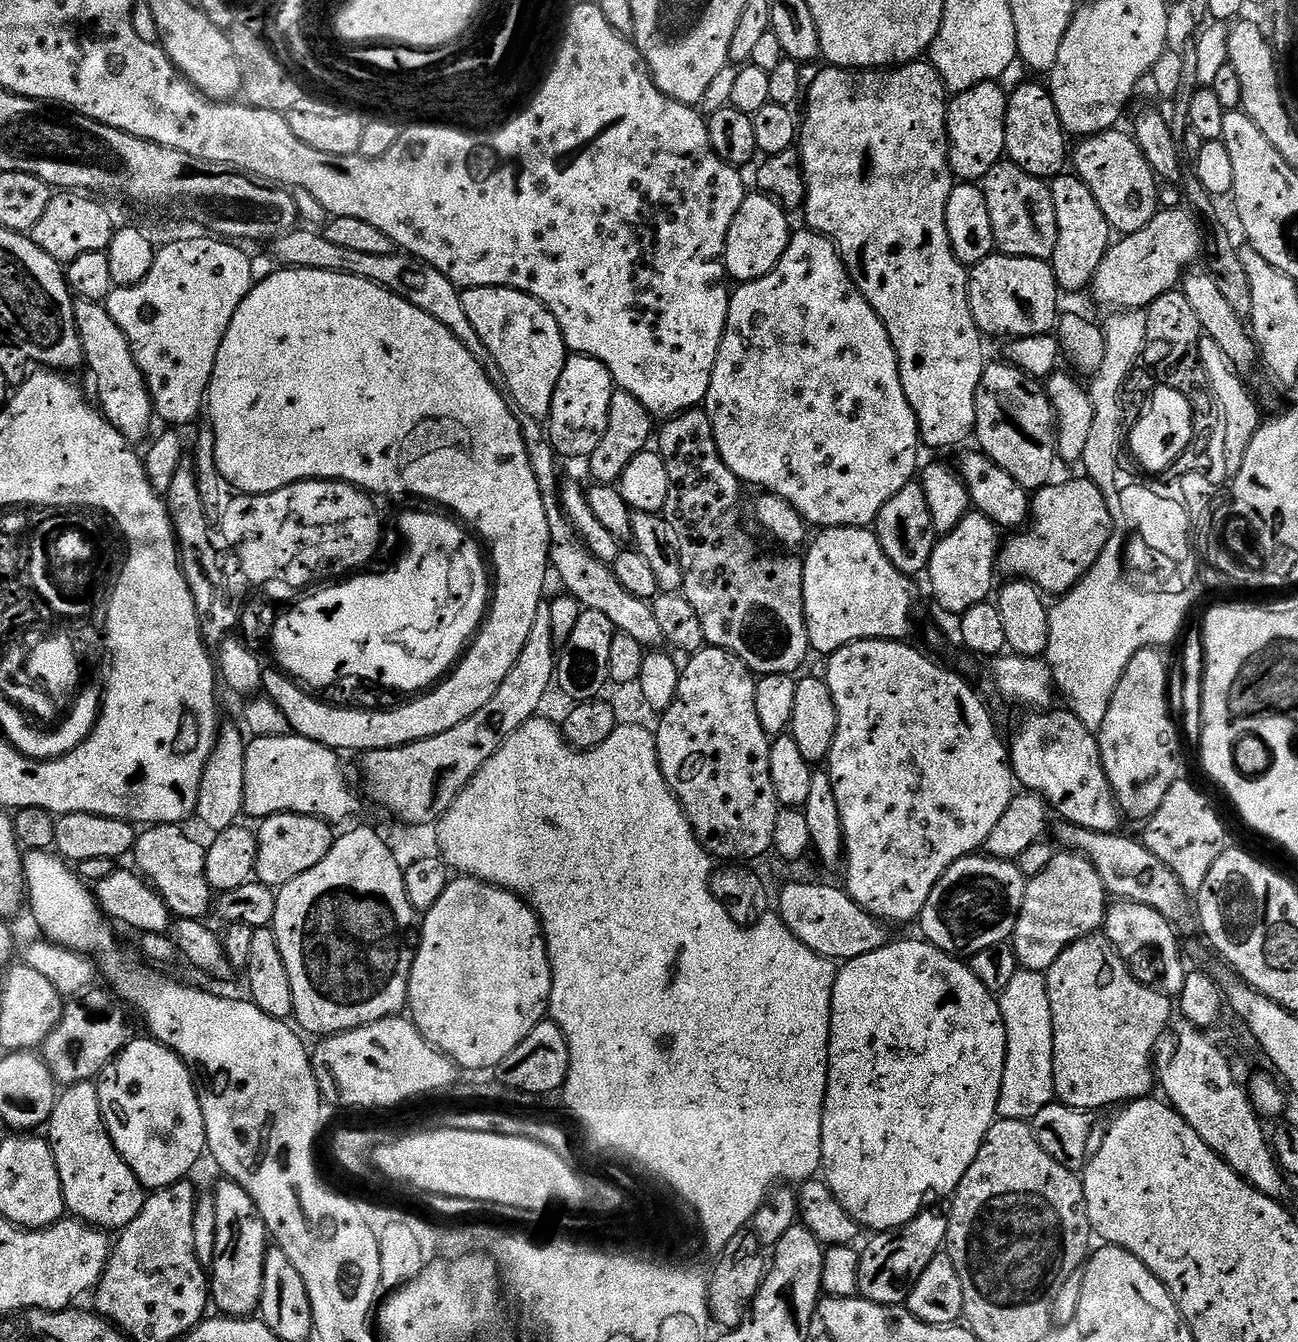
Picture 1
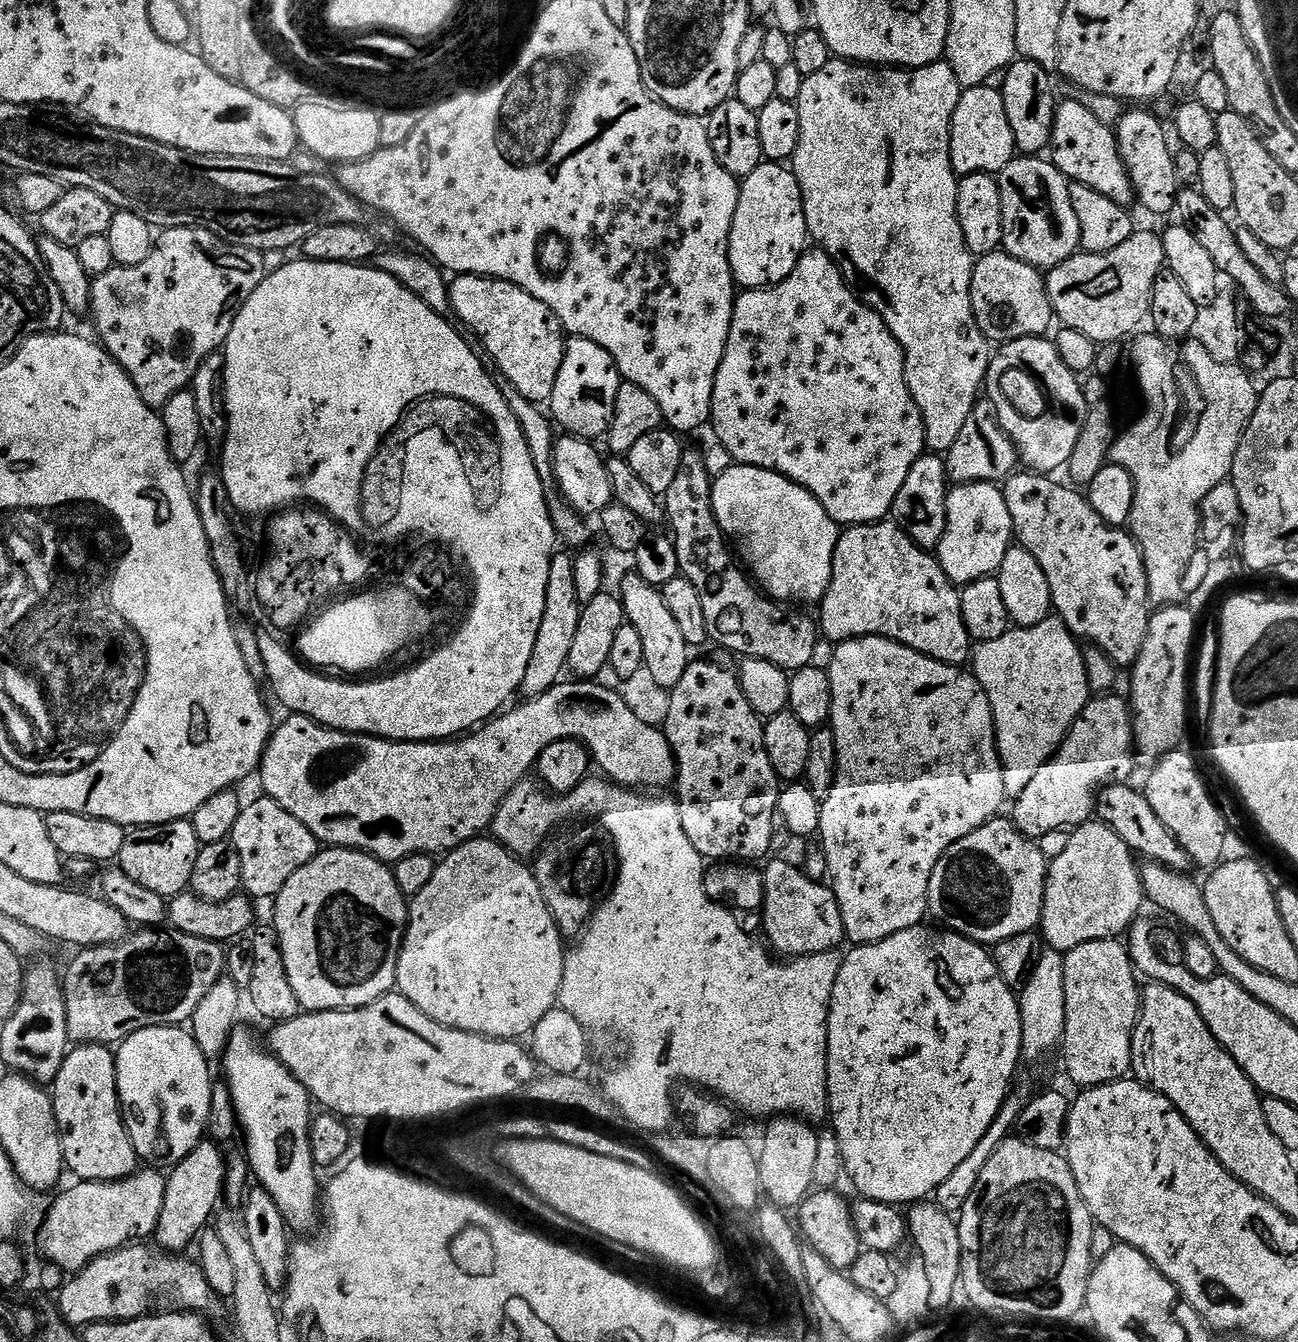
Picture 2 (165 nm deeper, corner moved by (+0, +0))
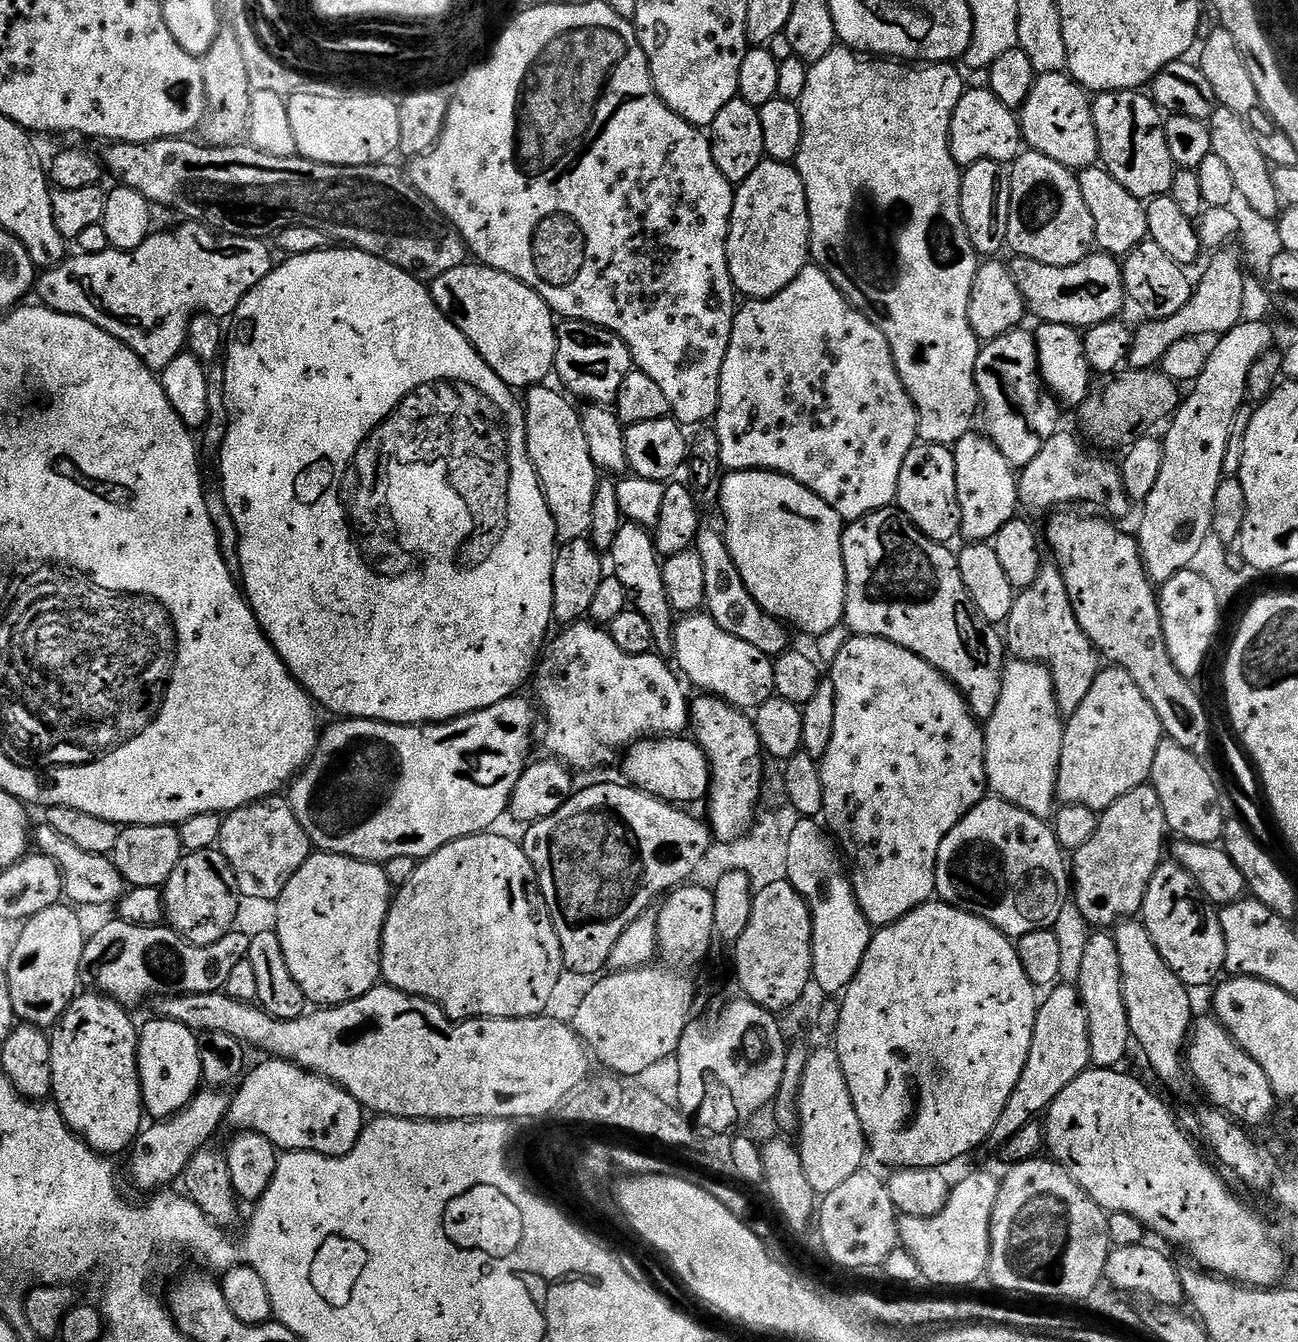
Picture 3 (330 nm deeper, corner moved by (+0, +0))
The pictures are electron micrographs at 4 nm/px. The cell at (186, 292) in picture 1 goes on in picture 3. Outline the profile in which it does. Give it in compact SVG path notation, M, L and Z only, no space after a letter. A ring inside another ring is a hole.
M184 222L173 232L153 231L142 246L129 252L110 246L98 254L69 255L57 268L45 268L39 273L34 292L40 295L39 303L43 307L94 322L94 326L130 346L151 372L159 374L185 351L188 327L198 313L208 312L217 318L231 317L242 298L246 298L246 294L272 271L270 252L269 245L255 236L226 236L203 224Z

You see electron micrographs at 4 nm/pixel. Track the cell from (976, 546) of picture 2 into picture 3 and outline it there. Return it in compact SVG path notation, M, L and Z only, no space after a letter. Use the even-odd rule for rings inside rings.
M976 430L964 435L954 446L954 451L963 539L968 542L991 541L1006 522L1017 519L1016 508L1021 507L1017 469L1002 458L1002 450L998 450L992 440Z

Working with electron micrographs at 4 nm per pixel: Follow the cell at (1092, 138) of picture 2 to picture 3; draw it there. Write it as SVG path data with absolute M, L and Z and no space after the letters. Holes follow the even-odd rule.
M1064 72L1037 75L1023 108L1019 109L1018 119L1023 143L1031 151L1041 152L1046 158L1054 158L1054 162L1073 170L1091 168L1099 161L1092 100L1089 93Z

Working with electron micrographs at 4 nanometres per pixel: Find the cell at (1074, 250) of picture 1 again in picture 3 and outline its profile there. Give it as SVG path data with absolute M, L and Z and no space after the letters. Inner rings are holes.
M1102 166L1081 168L1078 172L1082 198L1086 198L1086 206L1090 206L1090 214L1094 217L1095 247L1101 253L1123 258L1133 252L1143 240L1149 239L1148 209L1145 201L1134 198L1126 186L1118 182Z

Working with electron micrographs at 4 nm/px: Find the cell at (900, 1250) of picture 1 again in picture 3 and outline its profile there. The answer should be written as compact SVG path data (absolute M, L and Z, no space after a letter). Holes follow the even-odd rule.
M1060 982L1048 994L1045 1000L1043 997L1039 1001L1036 1010L1034 1038L1030 1042L1026 1070L1022 1070L1022 1078L1018 1078L1018 1086L1014 1086L1010 1102L1006 1102L1006 1110L1002 1110L1002 1114L998 1114L998 1122L994 1122L990 1137L993 1145L1004 1144L1022 1126L1033 1123L1052 1105L1054 1098L1058 1098L1058 1094L1062 1094L1062 1090L1074 1082L1074 1078L1081 1076L1090 1067L1090 1032L1079 987Z

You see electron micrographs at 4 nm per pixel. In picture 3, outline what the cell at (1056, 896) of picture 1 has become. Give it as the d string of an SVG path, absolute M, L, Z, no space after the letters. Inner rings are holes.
M1151 783L1139 784L1099 813L1094 838L1079 848L1070 860L1074 903L1089 925L1108 930L1143 909L1146 886L1150 886L1154 870L1165 859L1164 836L1168 835L1162 798L1158 798L1158 790L1154 790Z

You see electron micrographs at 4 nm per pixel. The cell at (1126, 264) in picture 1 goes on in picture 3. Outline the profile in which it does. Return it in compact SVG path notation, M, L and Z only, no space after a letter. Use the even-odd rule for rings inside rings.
M1089 254L1070 266L1046 266L1025 256L1016 256L1013 261L1012 277L1018 282L1018 290L1022 290L1027 311L1031 315L1033 312L1037 321L1087 330L1098 322L1117 319L1126 305L1124 269L1115 256Z

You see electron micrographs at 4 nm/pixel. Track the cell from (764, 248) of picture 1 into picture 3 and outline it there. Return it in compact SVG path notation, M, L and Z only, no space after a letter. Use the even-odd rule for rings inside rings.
M765 159L735 189L732 198L732 217L728 223L728 269L732 287L741 297L753 300L768 300L777 296L809 263L810 218L806 190L802 178L791 163Z

